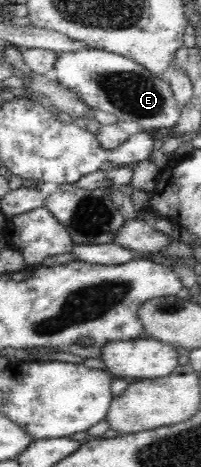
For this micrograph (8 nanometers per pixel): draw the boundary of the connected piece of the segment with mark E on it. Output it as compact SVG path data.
M74 49L69 52L60 52L54 61L52 75L57 81L78 94L84 103L93 109L99 108L103 112L109 112L117 116L118 120L125 122L137 122L144 131L149 129L175 127L181 116L181 105L175 100L169 82L163 81L151 71L146 70L133 59L99 49Z

